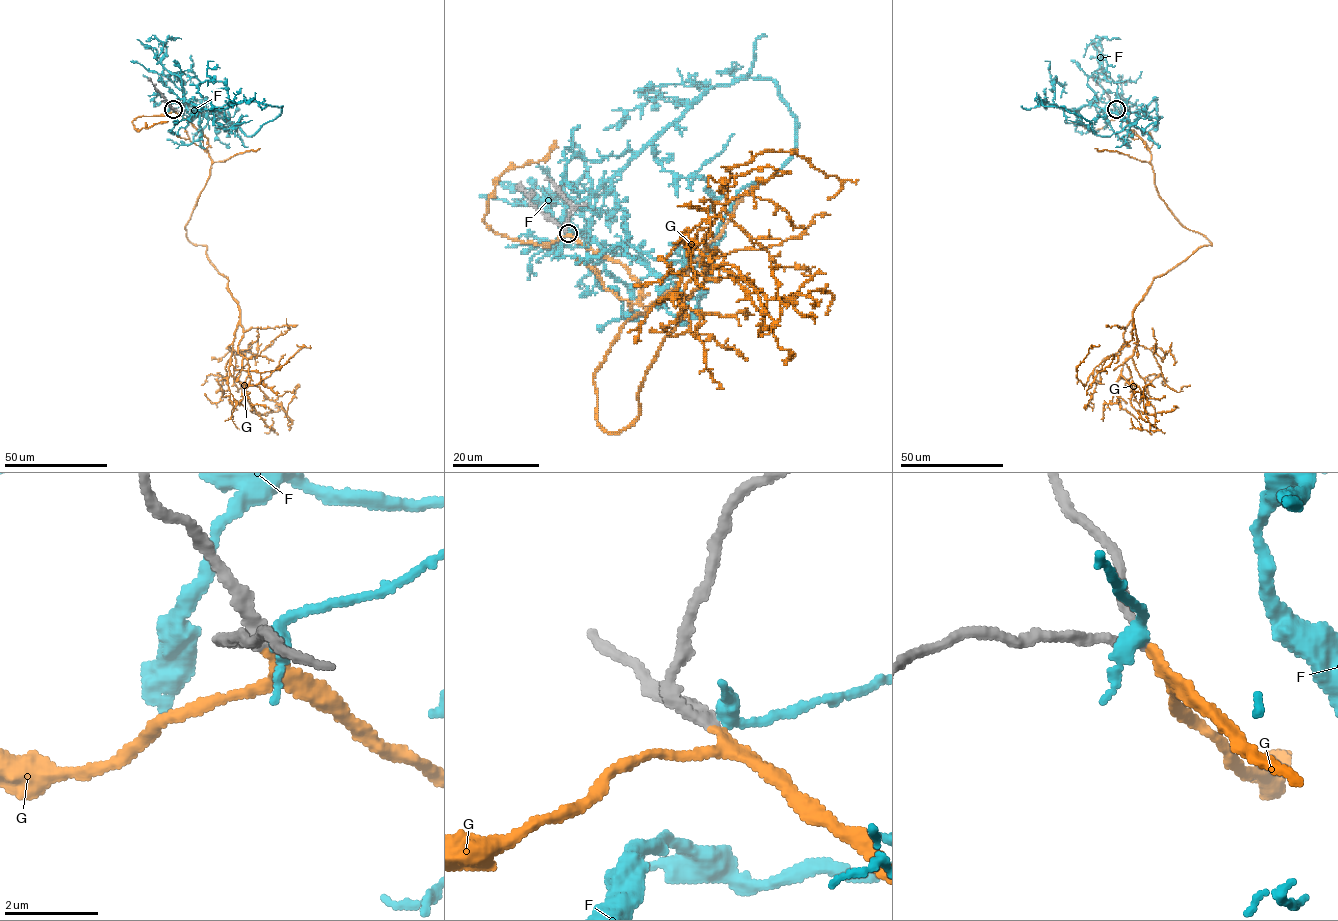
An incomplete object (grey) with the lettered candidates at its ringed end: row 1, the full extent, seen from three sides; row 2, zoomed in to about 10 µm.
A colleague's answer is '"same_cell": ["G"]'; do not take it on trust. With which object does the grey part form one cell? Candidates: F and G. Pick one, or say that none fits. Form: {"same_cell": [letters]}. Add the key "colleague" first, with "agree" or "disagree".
{"colleague": "agree", "same_cell": ["G"]}

